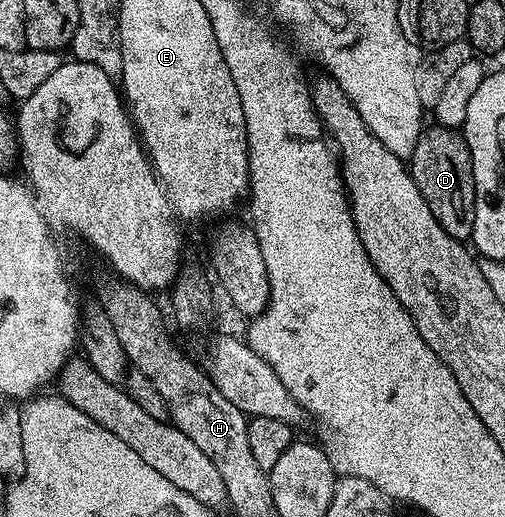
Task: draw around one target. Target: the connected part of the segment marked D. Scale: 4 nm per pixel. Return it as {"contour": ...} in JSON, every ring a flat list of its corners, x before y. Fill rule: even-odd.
{"contour":[[432,125,432,128,421,130,416,138,414,153,410,156,410,174,418,185,430,213,450,233,450,237,461,241,471,240,474,229,474,201,476,186,472,172,470,149,459,130]]}

